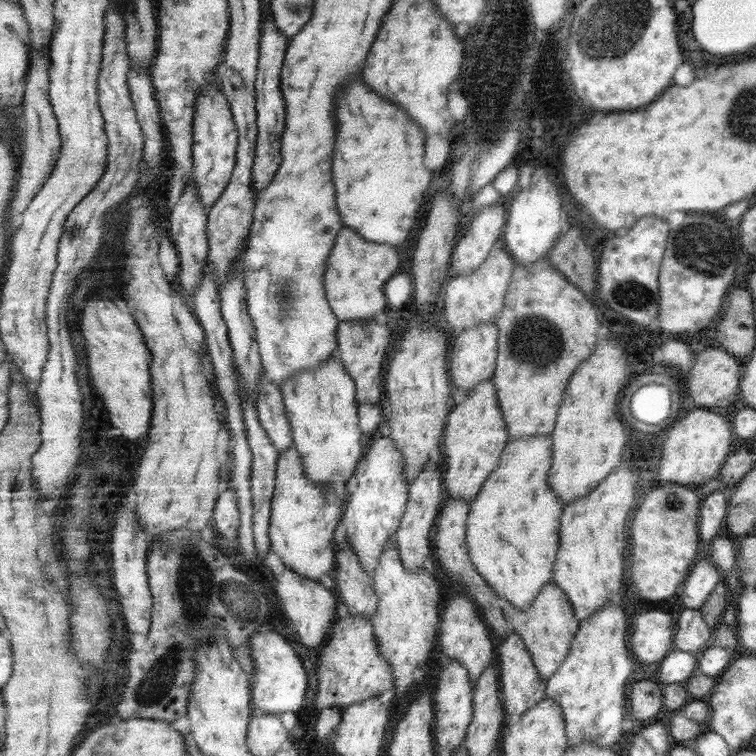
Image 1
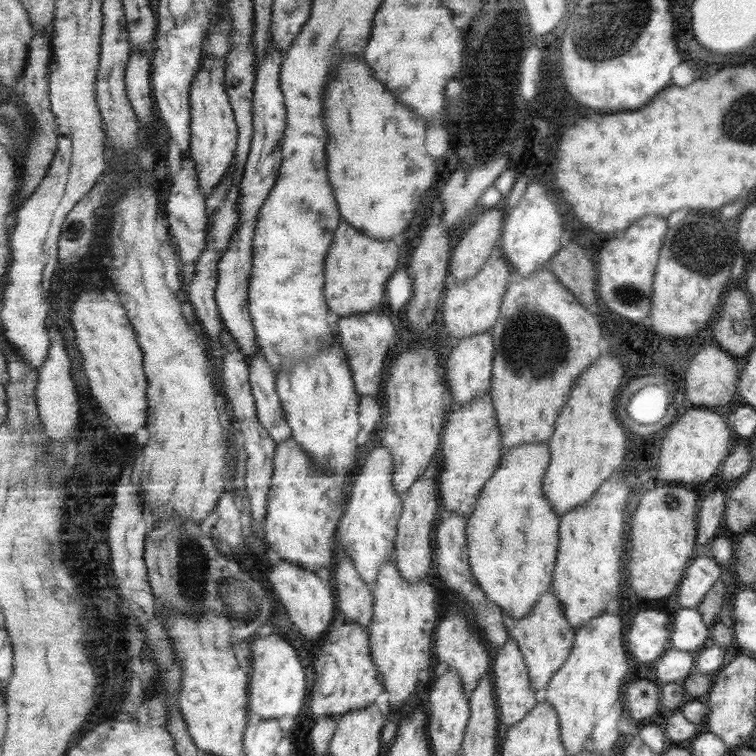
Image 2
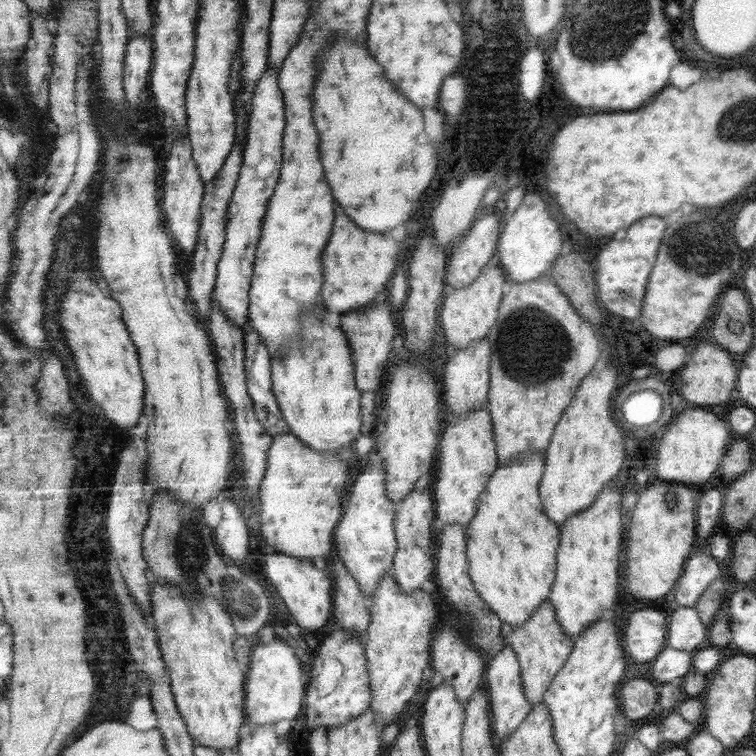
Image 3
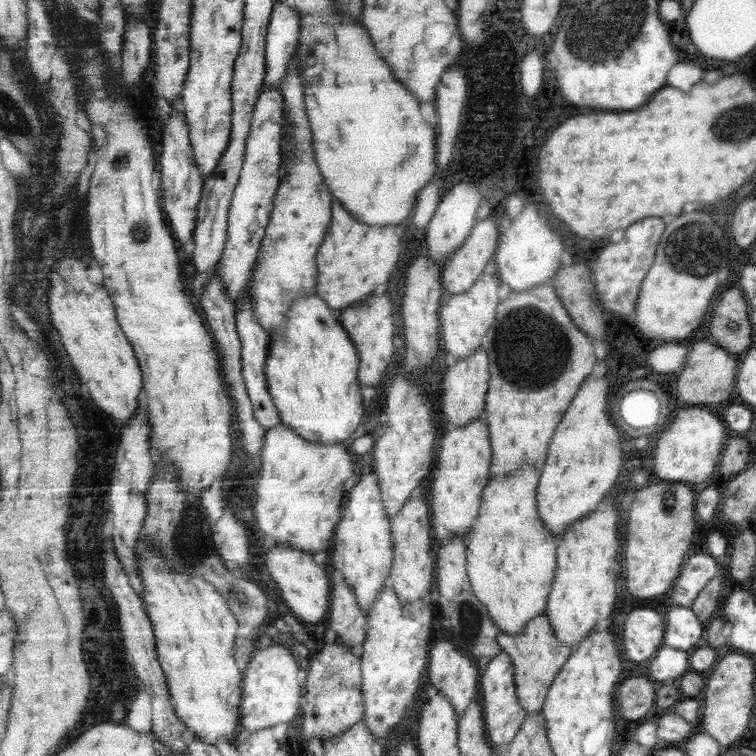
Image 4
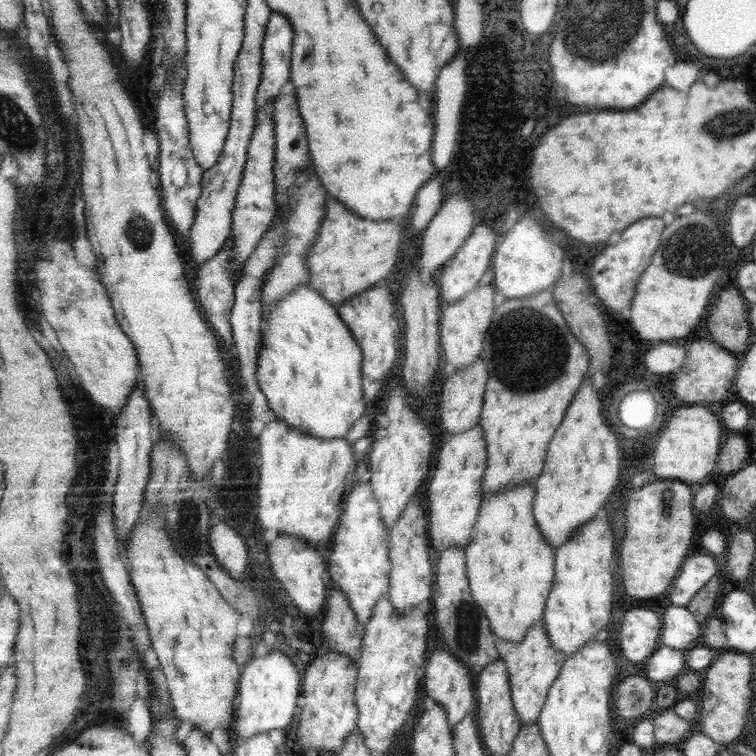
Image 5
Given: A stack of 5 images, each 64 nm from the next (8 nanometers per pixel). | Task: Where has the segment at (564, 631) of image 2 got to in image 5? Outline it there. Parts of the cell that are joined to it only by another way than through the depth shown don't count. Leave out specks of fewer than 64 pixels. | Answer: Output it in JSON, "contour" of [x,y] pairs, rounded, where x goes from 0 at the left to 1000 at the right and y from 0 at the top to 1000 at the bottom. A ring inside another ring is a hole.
{"contour":[[[718,820],[708,825],[705,832],[700,832],[694,844],[690,849],[659,845],[657,853],[661,870],[668,874],[675,890],[681,939],[685,942],[692,959],[698,960],[704,955],[712,955],[712,950],[717,946],[728,910],[743,888],[750,868],[743,860],[731,854]]]}

